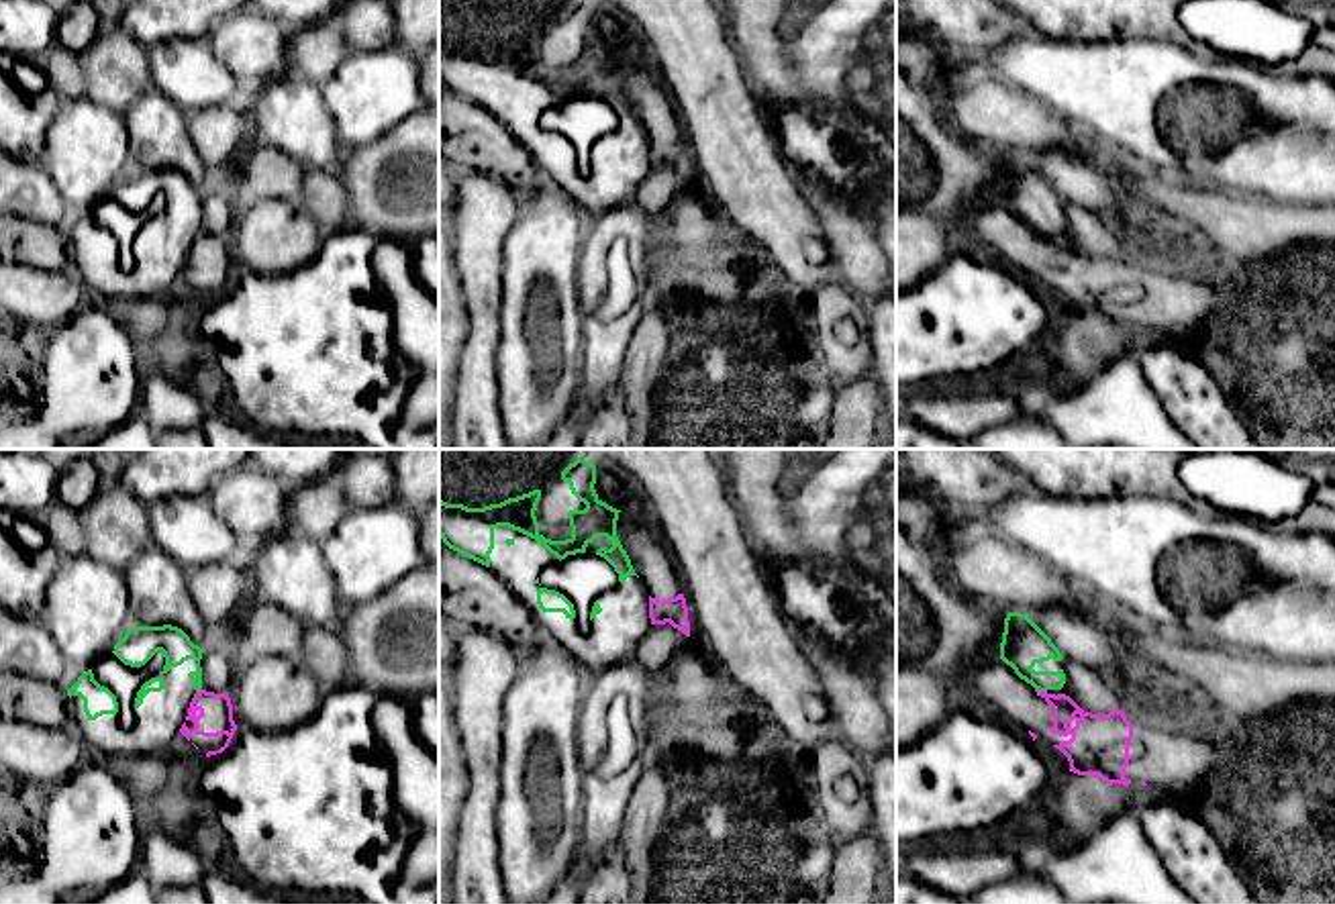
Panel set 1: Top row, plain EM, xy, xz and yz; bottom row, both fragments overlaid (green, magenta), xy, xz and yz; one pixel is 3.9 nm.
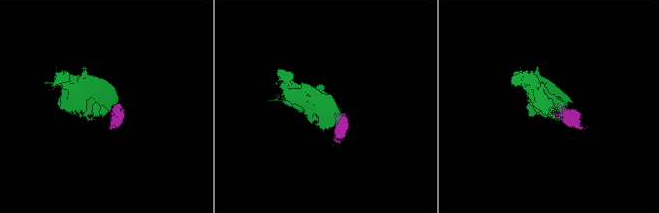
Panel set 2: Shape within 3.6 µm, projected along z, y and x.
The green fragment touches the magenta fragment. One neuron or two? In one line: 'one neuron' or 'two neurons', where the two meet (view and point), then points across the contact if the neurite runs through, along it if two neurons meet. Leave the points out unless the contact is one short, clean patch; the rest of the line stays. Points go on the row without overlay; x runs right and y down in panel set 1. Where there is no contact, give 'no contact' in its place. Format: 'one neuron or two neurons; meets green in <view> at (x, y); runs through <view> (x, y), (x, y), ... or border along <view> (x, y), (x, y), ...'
two neurons; meets green in yz at (1042, 233); border along yz (1035, 231), (1046, 235)

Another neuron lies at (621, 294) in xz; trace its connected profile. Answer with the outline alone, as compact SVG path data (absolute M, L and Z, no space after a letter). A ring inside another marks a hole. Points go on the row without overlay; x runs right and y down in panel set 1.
M621 239L606 255L606 292L598 304L602 320L612 320L639 306L641 278L627 249L629 241Z

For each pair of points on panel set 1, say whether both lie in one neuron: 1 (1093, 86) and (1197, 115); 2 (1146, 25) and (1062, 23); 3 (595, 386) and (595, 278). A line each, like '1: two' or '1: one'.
1: one
2: one
3: one

